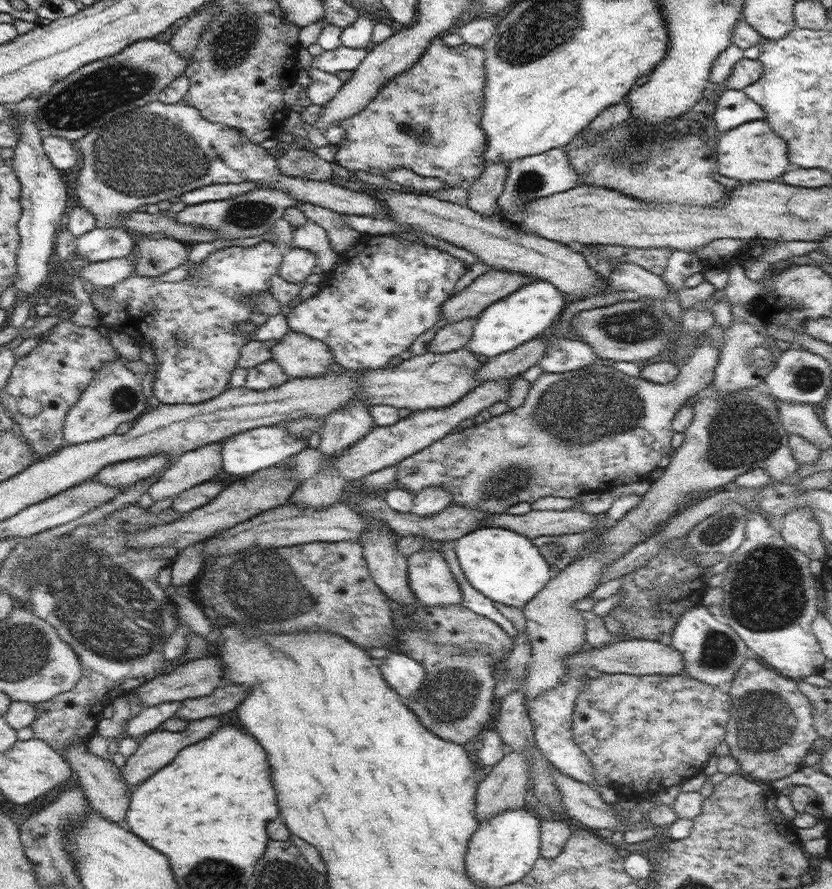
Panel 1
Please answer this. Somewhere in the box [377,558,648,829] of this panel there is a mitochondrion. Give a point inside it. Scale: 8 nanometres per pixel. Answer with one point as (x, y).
(453, 695)

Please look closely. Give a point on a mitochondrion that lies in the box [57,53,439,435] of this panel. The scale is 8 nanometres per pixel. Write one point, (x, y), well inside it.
(151, 154)

